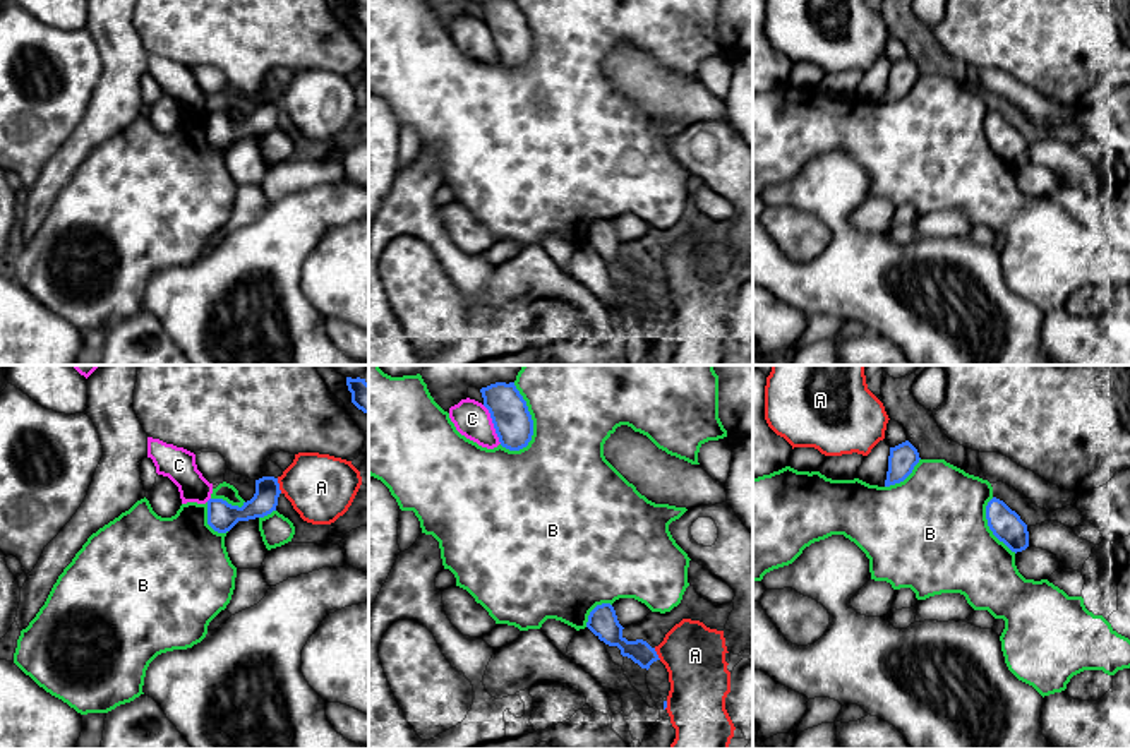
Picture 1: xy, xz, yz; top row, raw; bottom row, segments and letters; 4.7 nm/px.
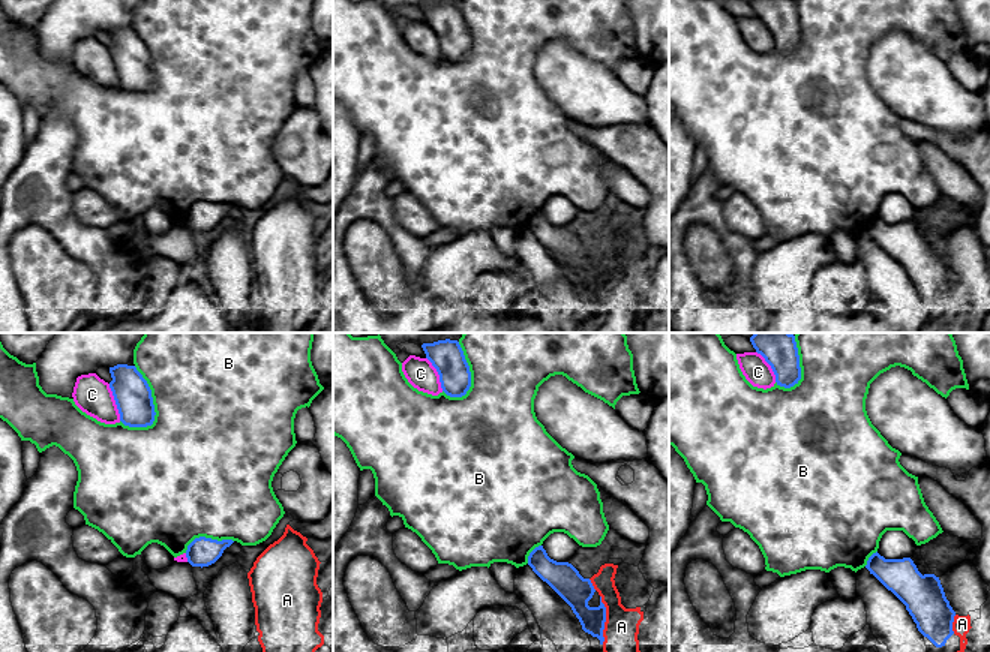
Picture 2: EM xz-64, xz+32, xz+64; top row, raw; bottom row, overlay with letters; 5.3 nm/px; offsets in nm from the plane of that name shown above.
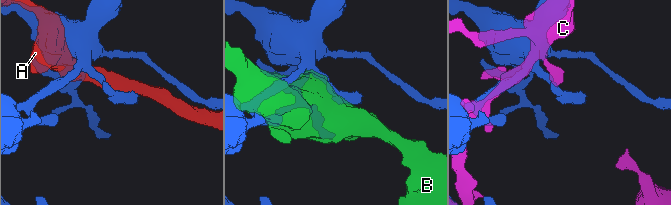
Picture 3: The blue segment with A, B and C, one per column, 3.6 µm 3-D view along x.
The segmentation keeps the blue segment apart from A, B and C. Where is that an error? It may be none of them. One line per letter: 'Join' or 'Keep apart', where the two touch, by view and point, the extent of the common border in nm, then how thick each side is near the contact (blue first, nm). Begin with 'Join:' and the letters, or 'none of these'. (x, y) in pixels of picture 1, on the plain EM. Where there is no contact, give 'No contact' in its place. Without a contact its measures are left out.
Join: none of these
A: Keep apart. Touches blue at xy (278, 101). Shared border 80 nm. Thickness 120 nm (blue) against 320 nm
B: Keep apart. Touches blue at xz (530, 35). Shared border 320 nm. Thickness 180 nm (blue) against 380 nm
C: Keep apart. Touches blue at xz (492, 38). Shared border 200 nm. Thickness 180 nm (blue) against 170 nm

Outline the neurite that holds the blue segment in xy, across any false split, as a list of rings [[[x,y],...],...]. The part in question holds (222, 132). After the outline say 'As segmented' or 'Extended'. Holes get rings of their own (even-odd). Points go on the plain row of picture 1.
[[[274,93],[255,96],[255,110],[242,123],[231,122],[223,115],[207,117],[207,141],[218,147],[230,147],[238,137],[264,134],[276,127],[279,113],[279,99]]]. As segmented

